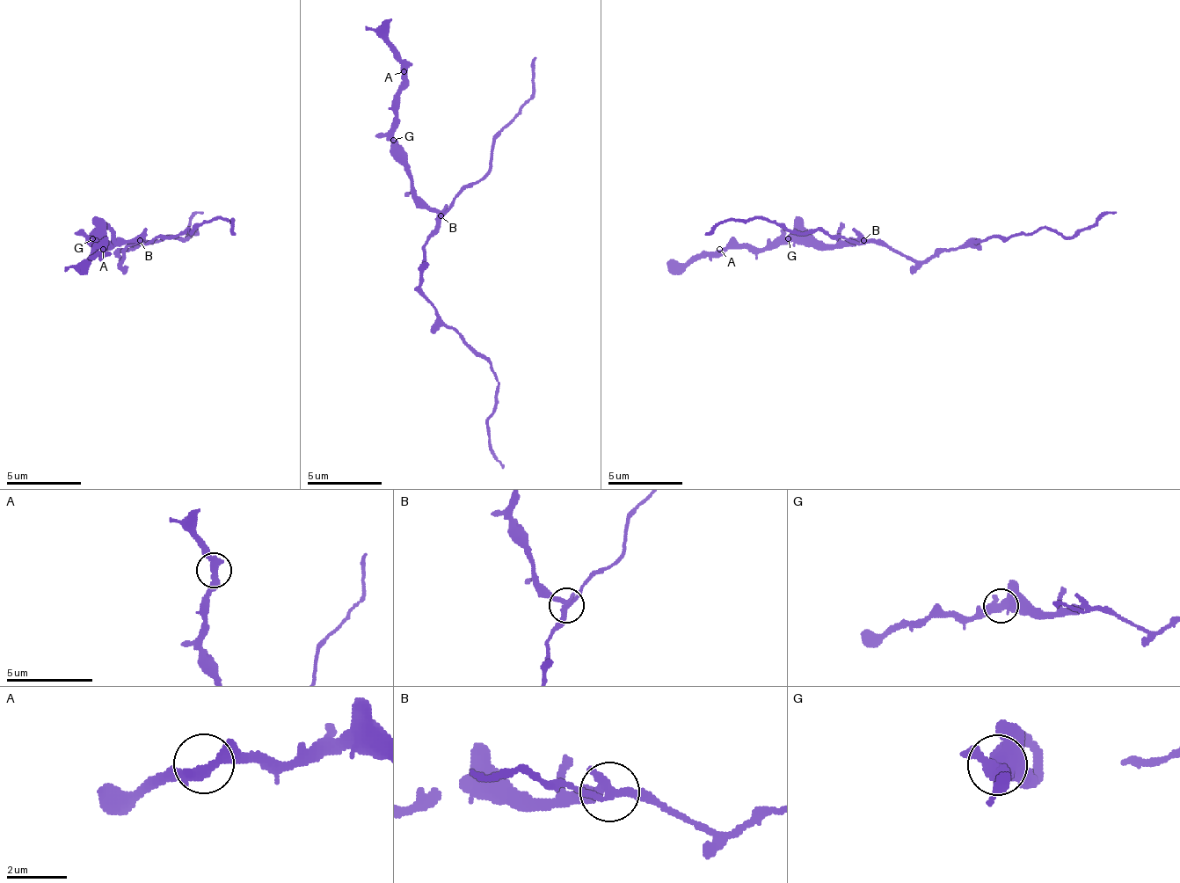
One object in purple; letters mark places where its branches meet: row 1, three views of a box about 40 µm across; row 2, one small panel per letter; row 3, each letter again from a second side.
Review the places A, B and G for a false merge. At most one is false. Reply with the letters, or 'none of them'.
B

